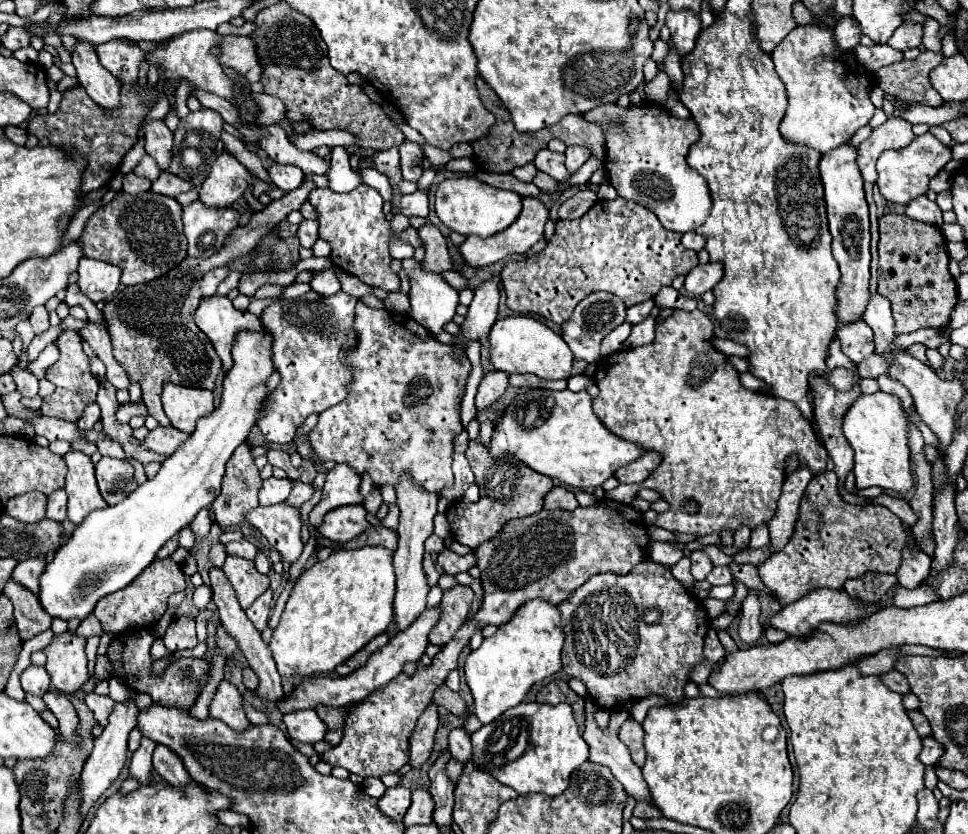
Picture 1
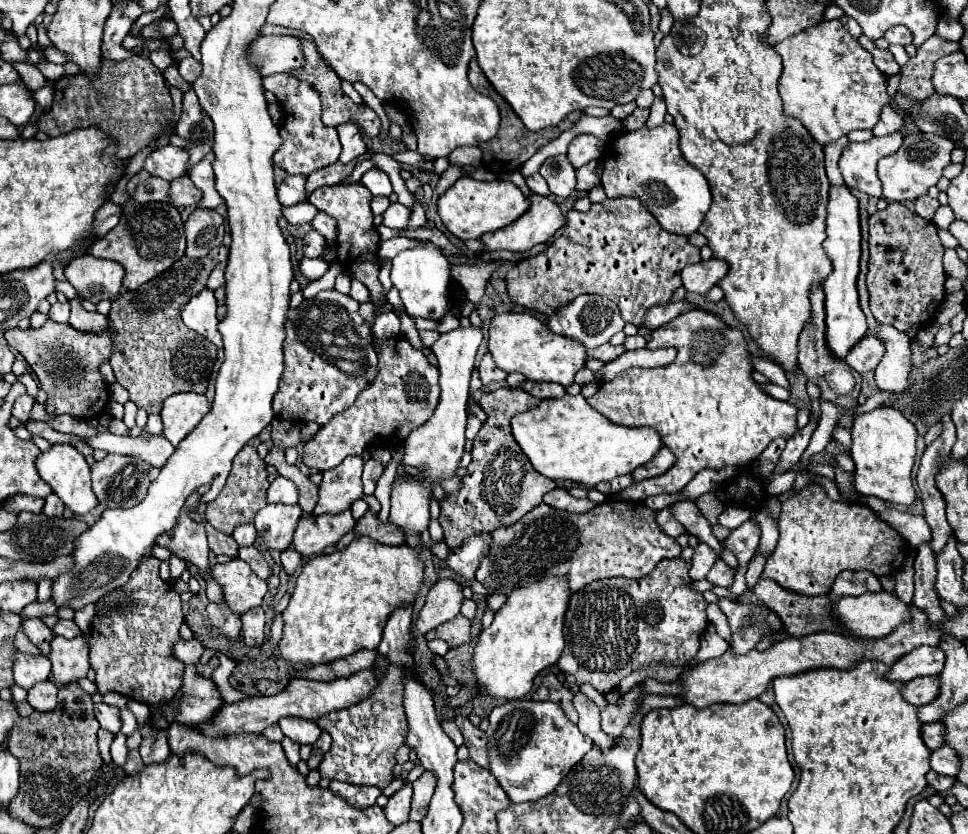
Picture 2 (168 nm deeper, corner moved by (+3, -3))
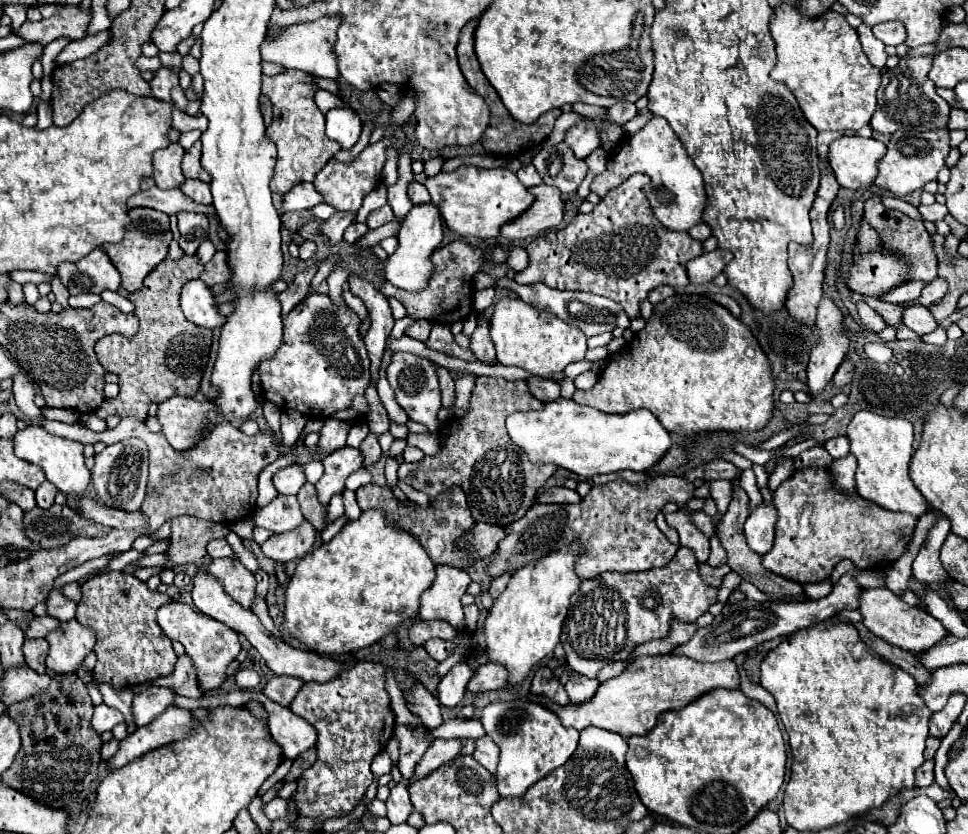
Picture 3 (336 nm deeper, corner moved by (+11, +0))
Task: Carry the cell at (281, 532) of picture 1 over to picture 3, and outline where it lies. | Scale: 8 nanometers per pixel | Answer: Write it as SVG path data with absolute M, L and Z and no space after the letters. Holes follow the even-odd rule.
M277 495L267 507L257 509L253 519L257 527L265 527L273 533L285 533L285 531L297 529L305 521L295 495L291 497Z

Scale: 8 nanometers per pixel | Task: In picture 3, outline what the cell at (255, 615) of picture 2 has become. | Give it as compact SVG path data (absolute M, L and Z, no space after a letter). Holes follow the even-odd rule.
M169 603L157 609L157 621L161 629L169 635L169 639L179 641L185 647L185 653L191 657L195 669L197 669L197 683L203 693L221 687L223 681L227 679L227 665L239 655L241 645L239 637L231 627L207 617L207 615L197 613L191 605L185 603Z

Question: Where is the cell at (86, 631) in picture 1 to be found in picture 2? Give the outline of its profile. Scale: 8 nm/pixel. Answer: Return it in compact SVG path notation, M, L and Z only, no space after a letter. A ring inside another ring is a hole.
M59 620L57 626L53 628L53 632L55 632L55 634L61 634L63 638L77 638L77 636L83 634L73 620Z

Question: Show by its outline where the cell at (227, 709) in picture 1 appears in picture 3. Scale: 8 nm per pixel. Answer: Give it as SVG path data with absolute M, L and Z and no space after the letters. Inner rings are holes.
M145 689L133 699L133 721L135 725L149 725L157 715L161 715L175 699L169 689Z

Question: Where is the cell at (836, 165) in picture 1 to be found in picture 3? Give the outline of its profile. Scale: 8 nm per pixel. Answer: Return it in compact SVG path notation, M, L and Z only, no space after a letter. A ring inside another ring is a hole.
M829 297L821 299L815 325L819 329L819 343L813 347L807 365L807 387L811 397L825 389L849 349L849 339L843 329L843 315Z

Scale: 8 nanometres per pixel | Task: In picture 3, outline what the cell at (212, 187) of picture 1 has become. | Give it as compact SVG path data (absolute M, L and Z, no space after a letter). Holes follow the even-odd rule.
M197 141L183 157L183 163L181 163L181 169L183 169L183 175L187 179L201 179L201 181L209 181L209 175L203 171L201 163L201 143Z

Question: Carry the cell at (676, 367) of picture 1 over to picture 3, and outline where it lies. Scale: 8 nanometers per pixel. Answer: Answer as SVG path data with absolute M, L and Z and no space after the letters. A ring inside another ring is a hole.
M675 293L673 297L667 297L653 307L653 315L645 323L645 327L639 333L635 333L635 337L621 349L619 357L611 359L609 365L599 373L597 385L589 391L575 391L573 401L581 403L581 405L595 407L605 413L627 413L627 411L635 411L635 409L649 409L667 431L681 435L685 441L691 441L695 433L703 433L703 431L723 431L723 429L725 431L755 431L755 429L761 429L771 419L771 413L773 413L773 389L775 389L775 383L773 383L771 363L747 325L743 325L737 317L733 317L723 305L711 301L709 297L705 297L701 293Z

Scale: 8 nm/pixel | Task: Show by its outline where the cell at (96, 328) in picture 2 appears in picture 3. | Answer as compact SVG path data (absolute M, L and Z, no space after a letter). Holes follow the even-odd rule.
M53 277L51 287L53 287L53 293L55 293L55 297L57 297L57 303L61 303L63 309L67 309L67 307L69 307L69 305L67 305L67 297L69 297L67 287L59 281L59 277Z

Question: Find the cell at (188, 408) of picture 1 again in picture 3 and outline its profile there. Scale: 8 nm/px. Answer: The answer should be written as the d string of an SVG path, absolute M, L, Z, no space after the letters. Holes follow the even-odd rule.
M177 395L177 397L171 397L171 399L167 399L167 401L163 401L159 405L157 419L163 425L163 433L165 433L167 441L169 441L169 445L173 449L177 449L177 451L185 451L185 449L191 449L199 441L199 437L207 431L207 427L209 427L207 415L213 409L217 409L213 405L213 401L195 401L191 397L179 397Z

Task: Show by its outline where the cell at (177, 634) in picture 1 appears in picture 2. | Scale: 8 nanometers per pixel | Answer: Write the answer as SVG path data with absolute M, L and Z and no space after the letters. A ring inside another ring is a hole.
M179 638L173 644L173 654L179 654L179 660L183 664L197 664L201 658L201 652L203 652L203 644L197 638L191 638L191 640Z

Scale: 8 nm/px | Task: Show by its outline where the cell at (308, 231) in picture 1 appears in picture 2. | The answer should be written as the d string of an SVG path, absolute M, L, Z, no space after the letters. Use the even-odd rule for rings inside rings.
M311 230L309 234L303 236L303 254L305 256L317 258L323 254L323 250L325 250L325 238L319 232Z

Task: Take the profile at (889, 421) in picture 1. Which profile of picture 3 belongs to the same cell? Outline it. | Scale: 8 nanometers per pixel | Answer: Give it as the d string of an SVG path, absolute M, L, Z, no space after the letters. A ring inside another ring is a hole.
M857 413L847 427L847 437L851 441L851 453L857 457L857 493L889 511L903 511L919 517L929 511L929 503L921 493L917 493L913 481L909 479L909 461L913 453L913 425L907 419L881 417L875 413Z

